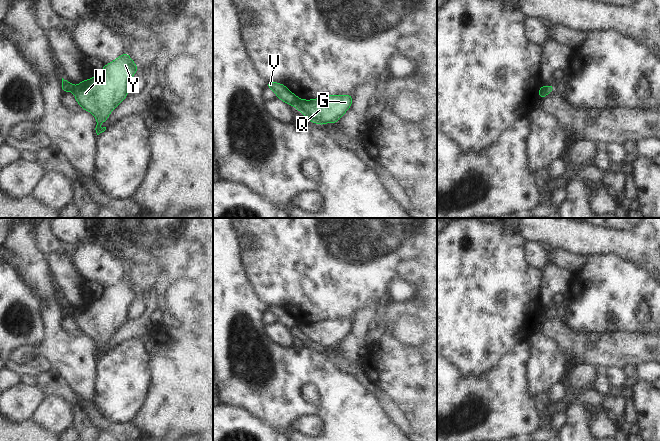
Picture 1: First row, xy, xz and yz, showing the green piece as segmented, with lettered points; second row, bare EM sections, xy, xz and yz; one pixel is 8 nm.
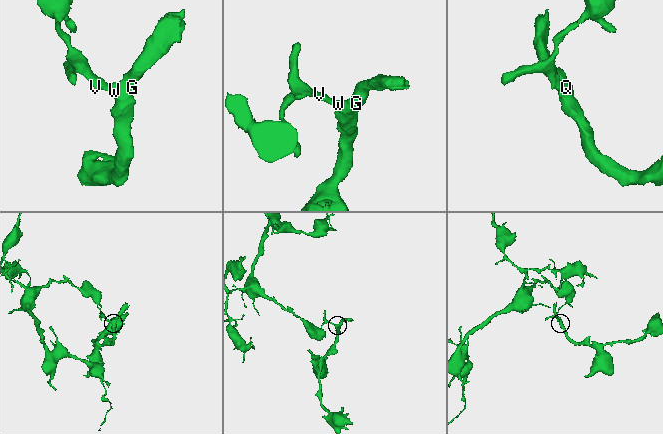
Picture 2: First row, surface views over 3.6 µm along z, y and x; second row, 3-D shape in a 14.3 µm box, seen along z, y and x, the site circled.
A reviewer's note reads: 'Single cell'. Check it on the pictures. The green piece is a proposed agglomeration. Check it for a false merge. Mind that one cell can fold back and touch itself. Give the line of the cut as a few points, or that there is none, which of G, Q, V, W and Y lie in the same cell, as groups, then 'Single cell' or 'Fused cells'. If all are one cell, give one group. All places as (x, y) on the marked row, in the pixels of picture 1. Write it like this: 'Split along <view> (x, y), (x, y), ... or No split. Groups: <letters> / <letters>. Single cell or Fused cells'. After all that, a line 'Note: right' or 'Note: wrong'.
Split along xz (300, 99), (295, 106). Groups: G Q W Y / V. Fused cells.
Note: wrong

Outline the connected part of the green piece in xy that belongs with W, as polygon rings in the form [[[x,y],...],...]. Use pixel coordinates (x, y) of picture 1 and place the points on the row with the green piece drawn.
[[[125,52],[109,64],[95,77],[82,80],[74,86],[74,96],[83,110],[92,113],[96,119],[96,133],[106,130],[99,128],[110,113],[128,96],[128,86],[138,66]]]

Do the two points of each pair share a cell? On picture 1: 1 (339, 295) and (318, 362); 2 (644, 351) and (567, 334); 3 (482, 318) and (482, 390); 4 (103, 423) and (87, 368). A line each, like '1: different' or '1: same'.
1: different
2: same
3: different
4: different

